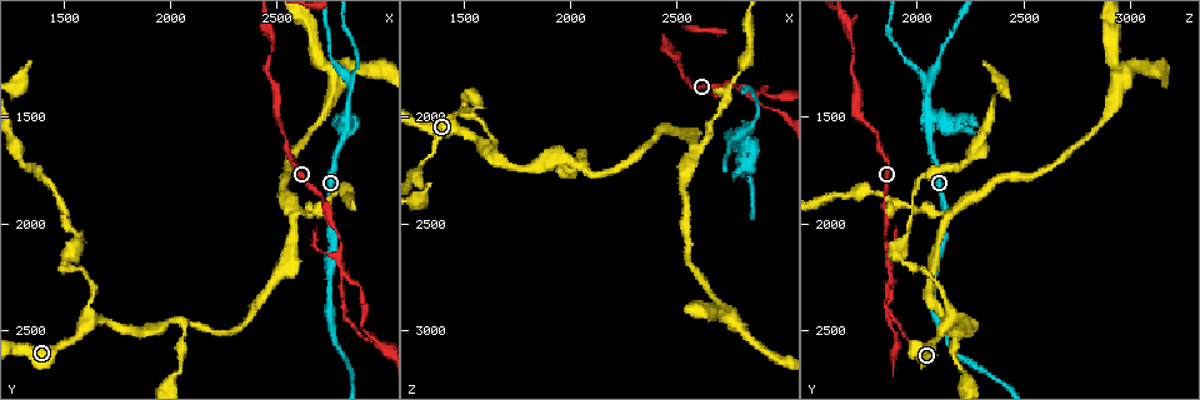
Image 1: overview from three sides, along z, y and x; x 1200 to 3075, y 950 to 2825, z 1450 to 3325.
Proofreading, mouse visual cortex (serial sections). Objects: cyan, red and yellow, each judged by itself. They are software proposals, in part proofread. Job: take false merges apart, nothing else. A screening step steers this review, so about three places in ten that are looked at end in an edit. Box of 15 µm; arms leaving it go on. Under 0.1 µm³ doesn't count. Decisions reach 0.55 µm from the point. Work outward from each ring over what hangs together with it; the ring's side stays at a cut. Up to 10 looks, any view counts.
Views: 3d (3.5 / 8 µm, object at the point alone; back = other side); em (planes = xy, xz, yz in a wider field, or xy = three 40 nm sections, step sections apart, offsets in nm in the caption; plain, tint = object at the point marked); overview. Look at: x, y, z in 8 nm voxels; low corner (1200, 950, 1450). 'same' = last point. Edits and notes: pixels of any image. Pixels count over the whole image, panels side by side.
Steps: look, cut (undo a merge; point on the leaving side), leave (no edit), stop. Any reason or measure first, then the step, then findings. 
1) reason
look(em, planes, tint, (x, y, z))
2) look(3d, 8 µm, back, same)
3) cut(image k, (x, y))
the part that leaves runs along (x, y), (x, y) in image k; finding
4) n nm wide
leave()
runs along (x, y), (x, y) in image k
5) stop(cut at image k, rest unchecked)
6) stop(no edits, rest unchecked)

three arms meet
look(3d, 3.5 µm, (2790, 2220, 1870))

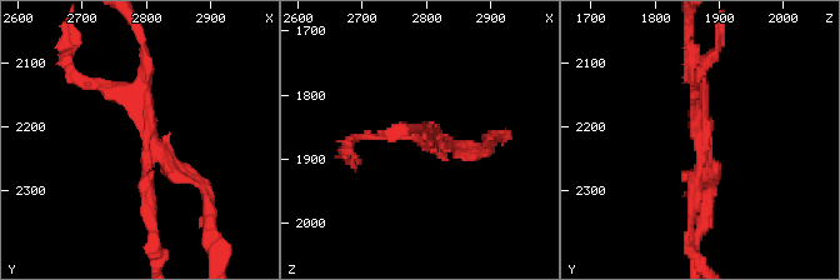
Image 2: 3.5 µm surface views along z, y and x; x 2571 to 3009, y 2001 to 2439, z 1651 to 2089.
now the EM
look(em, xy, step 1, tint, (2795, 2205, 1870))

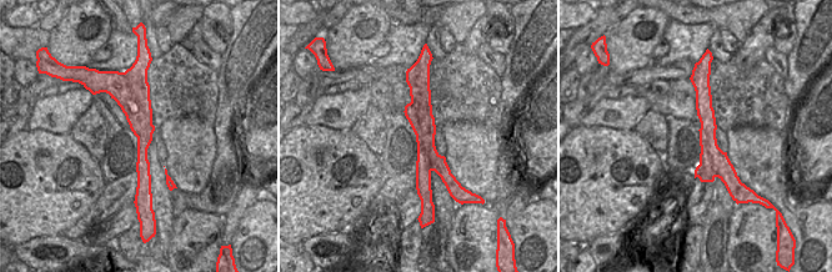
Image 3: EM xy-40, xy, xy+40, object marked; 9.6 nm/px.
arms of 150, 150, 200 nm
cut(image 2, (149, 201))
border along (411, 100), (431, 170) in image 3; a second cell is stuck on

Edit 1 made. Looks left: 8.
a narrow waist
look(3d, 3.5 µm, (2710, 1890, 1860))

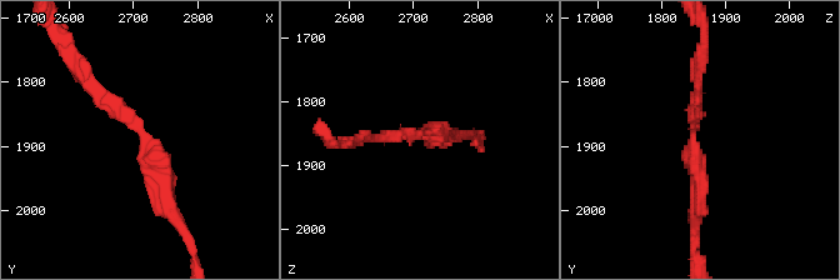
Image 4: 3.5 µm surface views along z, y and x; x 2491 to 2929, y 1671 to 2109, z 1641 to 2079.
need the tissue
look(em, xy, step 2, tint, (2720, 1885, 1855))

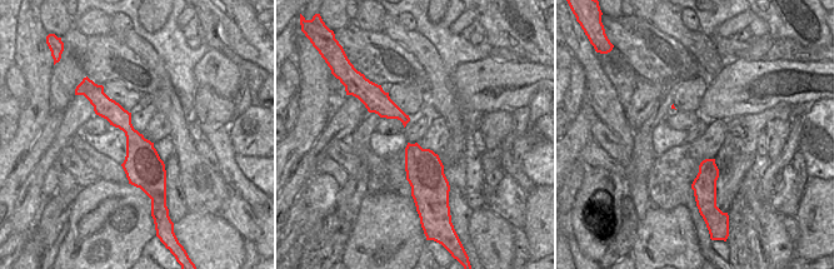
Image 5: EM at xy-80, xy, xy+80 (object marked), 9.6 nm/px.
arms of 150, 200 nm
leave()
runs along (100, 96), (133, 135), (154, 187) in image 5; one cell here

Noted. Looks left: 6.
side arm on a straight run
look(3d, 3.5 µm, back, (2830, 1520, 2050))

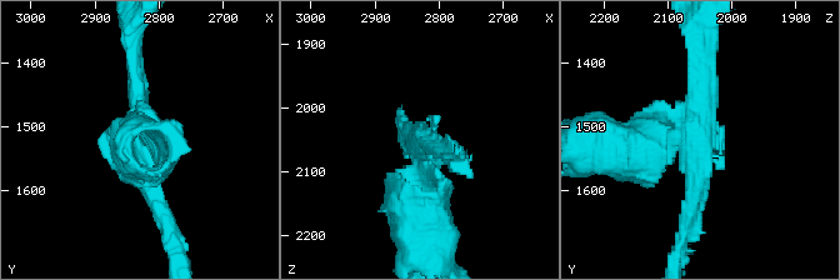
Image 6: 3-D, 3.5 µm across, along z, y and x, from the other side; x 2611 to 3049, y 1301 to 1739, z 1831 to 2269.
look(em, xy, step 3, plain, (2830, 1515, 2045))

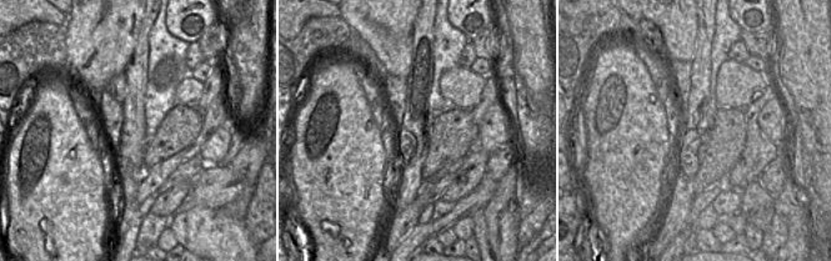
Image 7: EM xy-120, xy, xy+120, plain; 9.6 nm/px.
look(em, xy, step 3, tint, same)

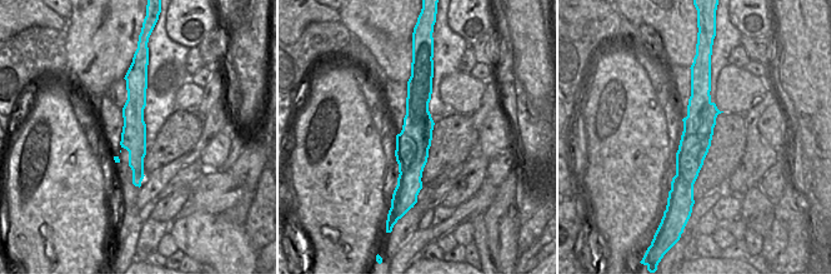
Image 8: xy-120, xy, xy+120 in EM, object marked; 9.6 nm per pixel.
cut(image 6, (653, 151))
a second cell is stuck on

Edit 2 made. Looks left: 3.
three arms meet
look(3d, 3.5 µm, (1630, 2450, 2160))

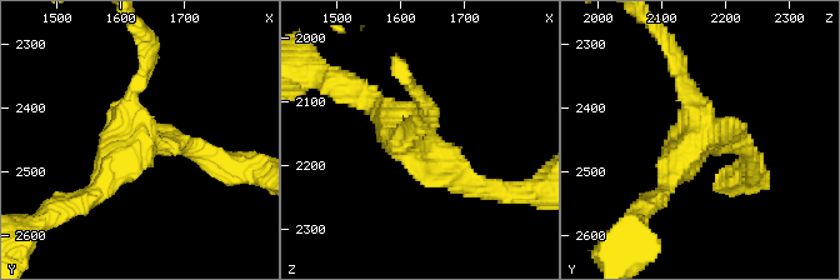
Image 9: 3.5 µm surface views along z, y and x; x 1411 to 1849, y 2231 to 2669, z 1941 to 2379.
look(em, xy, step 1, tint, (1625, 2450, 2150))

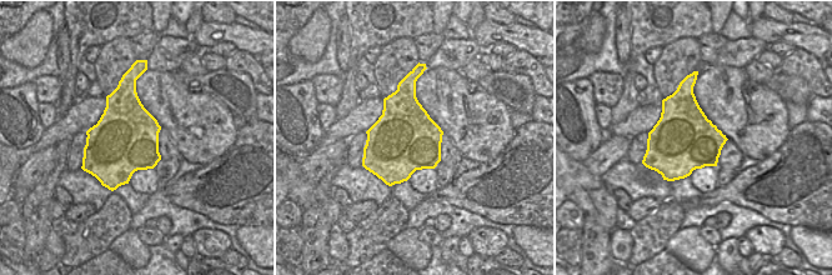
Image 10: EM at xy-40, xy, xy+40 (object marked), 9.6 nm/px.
leave()
runs along (369, 96), (480, 189) in image 9; continuous, no second cell

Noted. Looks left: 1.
stop(cut at image 2, cut at image 6, rest unchecked)

